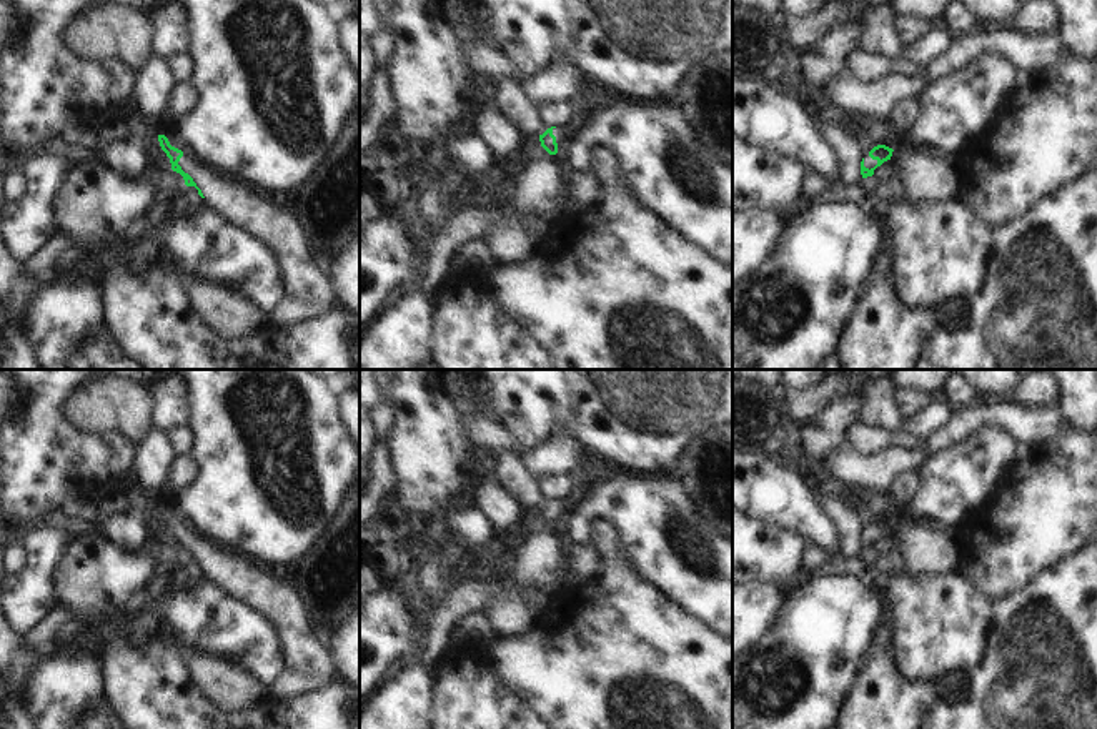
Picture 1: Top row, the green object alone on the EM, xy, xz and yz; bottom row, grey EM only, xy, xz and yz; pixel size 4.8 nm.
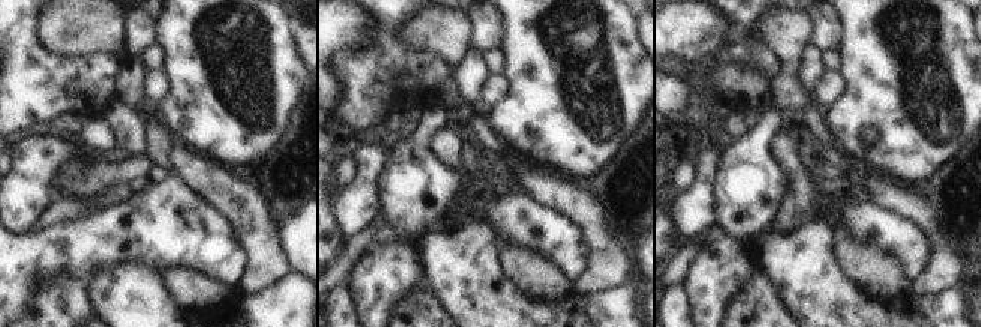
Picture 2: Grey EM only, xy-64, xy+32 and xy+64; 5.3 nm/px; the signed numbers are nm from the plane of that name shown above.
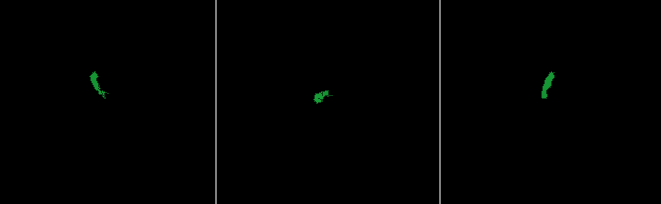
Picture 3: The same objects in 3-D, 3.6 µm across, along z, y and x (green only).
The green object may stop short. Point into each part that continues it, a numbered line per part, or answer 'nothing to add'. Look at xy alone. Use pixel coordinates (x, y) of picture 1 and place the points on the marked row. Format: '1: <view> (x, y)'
1: xy (312, 293)

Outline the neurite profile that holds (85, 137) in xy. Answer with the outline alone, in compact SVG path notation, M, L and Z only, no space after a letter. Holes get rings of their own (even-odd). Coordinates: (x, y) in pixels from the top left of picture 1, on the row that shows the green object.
M75 125L75 128L70 130L67 136L62 138L67 145L80 146L90 155L93 155L95 150L98 148L97 128L93 126Z

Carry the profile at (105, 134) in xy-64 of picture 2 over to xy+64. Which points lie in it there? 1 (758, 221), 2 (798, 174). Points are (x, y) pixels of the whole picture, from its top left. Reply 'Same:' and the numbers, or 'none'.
Same: 2

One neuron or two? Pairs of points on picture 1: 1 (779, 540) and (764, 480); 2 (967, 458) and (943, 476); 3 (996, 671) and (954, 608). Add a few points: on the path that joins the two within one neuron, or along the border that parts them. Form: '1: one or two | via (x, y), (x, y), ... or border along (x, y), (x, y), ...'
1: two | border along (749, 516), (793, 528), (808, 541)
2: one | via (961, 465), (949, 476)
3: one | via (994, 656), (961, 623)

